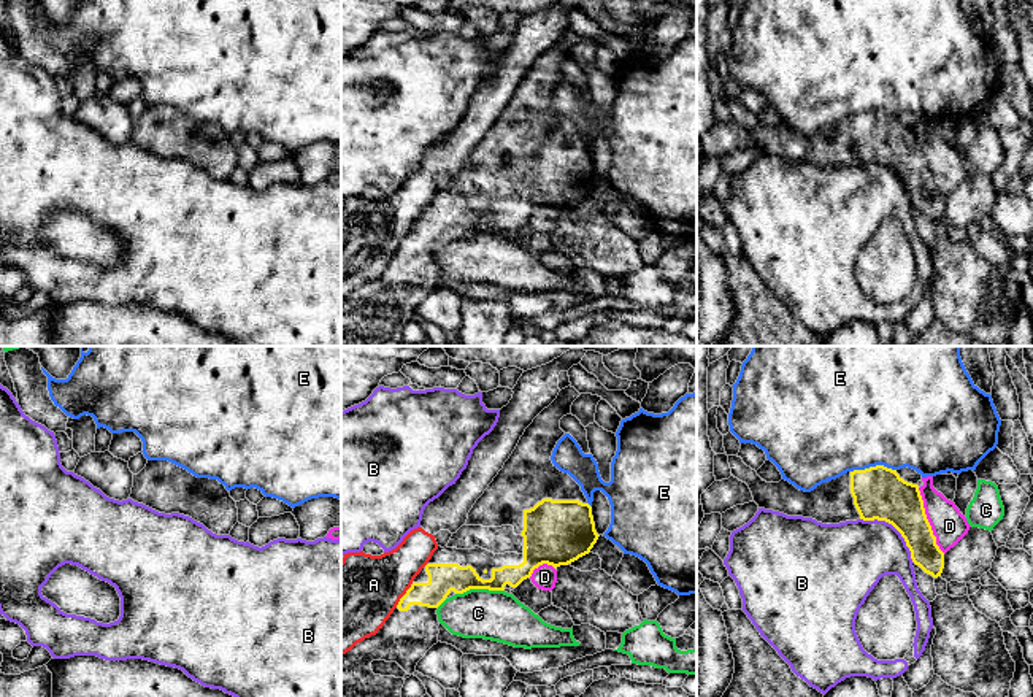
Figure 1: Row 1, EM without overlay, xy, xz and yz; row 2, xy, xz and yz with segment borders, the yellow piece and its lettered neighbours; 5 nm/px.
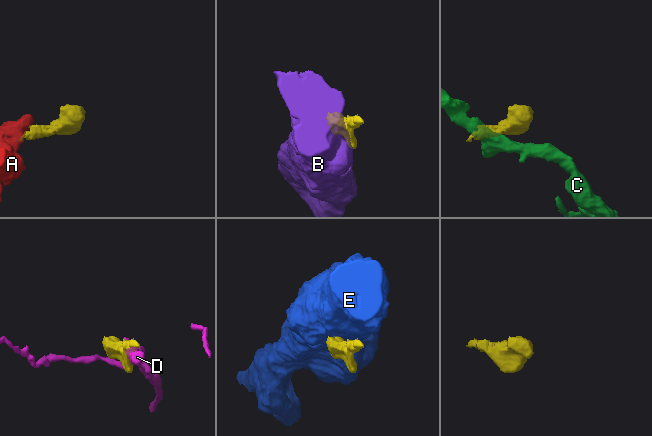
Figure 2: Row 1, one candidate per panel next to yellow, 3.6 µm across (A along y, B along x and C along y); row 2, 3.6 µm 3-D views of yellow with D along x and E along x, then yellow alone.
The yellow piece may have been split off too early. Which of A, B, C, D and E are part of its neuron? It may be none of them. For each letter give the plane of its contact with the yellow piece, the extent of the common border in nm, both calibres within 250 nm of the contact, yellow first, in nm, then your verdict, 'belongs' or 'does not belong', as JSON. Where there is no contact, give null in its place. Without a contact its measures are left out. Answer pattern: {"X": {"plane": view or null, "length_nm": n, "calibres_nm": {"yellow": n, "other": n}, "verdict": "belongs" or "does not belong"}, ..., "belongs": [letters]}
{"A": {"plane": "xz", "length_nm": 160, "calibres_nm": {"yellow": 150, "other": 400}, "verdict": "does not belong"}, "B": {"plane": "yz", "length_nm": 360, "calibres_nm": {"yellow": 260, "other": 360}, "verdict": "does not belong"}, "C": {"plane": "xz", "length_nm": 240, "calibres_nm": {"yellow": 150, "other": 260}, "verdict": "does not belong"}, "D": {"plane": "yz", "length_nm": 360, "calibres_nm": {"yellow": 240, "other": 180}, "verdict": "does not belong"}, "E": {"plane": "yz", "length_nm": 240, "calibres_nm": {"yellow": 260, "other": 480}, "verdict": "does not belong"}, "belongs": []}

